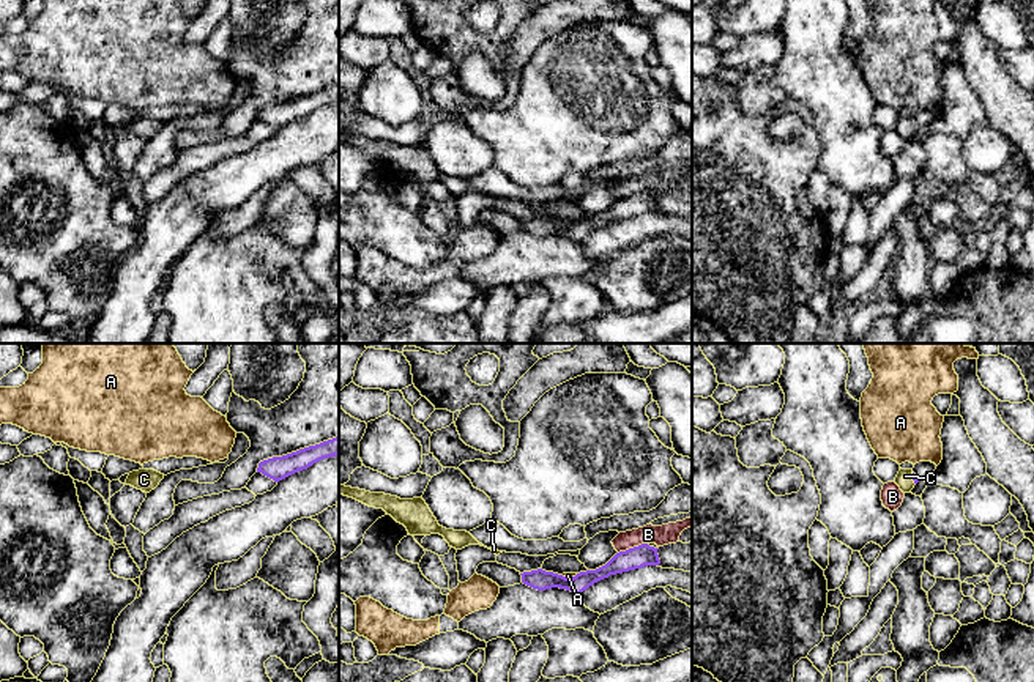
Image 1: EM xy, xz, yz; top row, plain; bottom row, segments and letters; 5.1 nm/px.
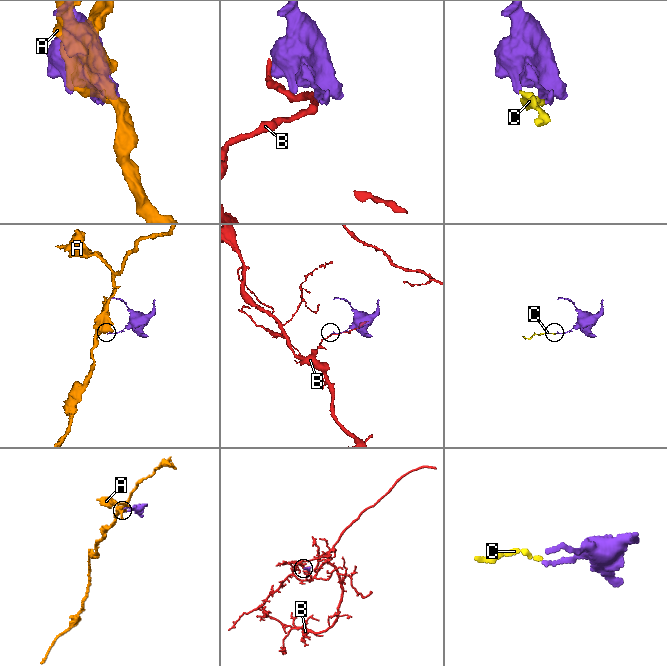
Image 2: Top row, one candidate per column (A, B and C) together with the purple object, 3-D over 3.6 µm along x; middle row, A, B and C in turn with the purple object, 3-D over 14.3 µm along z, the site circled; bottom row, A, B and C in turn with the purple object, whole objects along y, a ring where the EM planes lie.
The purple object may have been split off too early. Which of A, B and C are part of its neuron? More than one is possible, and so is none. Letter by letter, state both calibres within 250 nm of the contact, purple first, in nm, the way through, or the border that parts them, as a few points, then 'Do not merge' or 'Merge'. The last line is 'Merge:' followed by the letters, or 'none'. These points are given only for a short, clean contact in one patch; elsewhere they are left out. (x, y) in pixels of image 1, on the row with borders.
A: Thickness 110 nm (purple) against 30 nm. Boundary: xz (577, 574), (571, 577), (561, 575). Do not merge
B: Thickness 110 nm (purple) against 100 nm. Do not merge
C: Thickness 40 nm (purple) against 90 nm. Path across: yz (916, 479), (913, 479), (903, 479). Merge
Merge: C

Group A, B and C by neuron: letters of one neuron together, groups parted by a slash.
A / B / C

